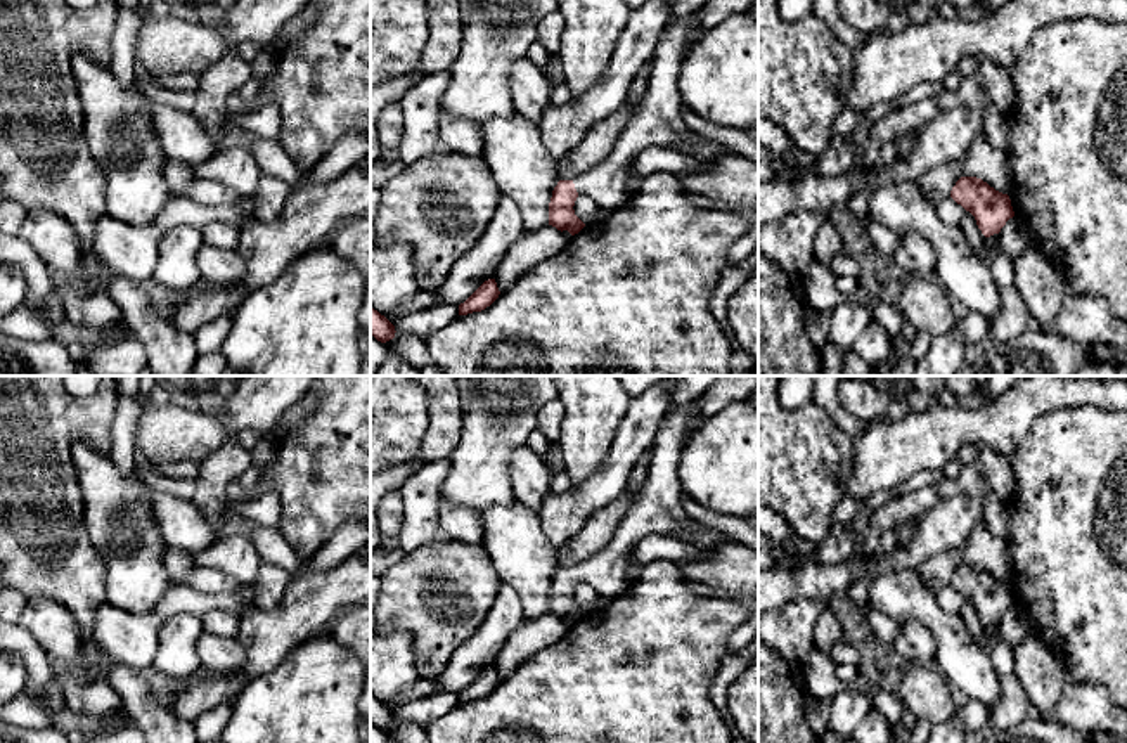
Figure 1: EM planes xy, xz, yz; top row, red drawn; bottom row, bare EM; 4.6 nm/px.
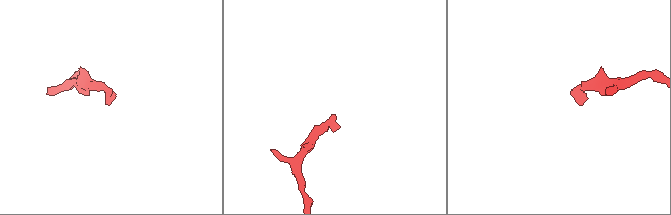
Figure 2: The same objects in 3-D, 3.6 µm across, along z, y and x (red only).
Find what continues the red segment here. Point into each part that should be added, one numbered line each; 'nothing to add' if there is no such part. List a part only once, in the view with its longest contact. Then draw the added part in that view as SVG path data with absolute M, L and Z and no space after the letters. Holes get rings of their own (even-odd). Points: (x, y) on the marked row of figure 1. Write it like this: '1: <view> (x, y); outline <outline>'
1: xz (656, 122); outline M699 10L672 19L656 45L641 106L620 133L613 152L573 180L578 196L589 196L599 210L611 213L628 199L625 168L647 147L670 147L692 158L729 152L722 144L703 140L680 116L679 76L698 29Z

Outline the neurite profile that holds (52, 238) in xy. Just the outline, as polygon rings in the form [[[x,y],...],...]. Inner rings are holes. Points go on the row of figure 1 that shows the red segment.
[[[45,208],[28,210],[16,236],[35,249],[54,277],[80,279],[81,241],[68,220]]]

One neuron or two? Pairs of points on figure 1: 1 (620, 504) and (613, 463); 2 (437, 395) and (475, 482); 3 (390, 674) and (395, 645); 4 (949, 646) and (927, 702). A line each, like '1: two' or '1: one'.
1: two
2: two
3: one
4: two

